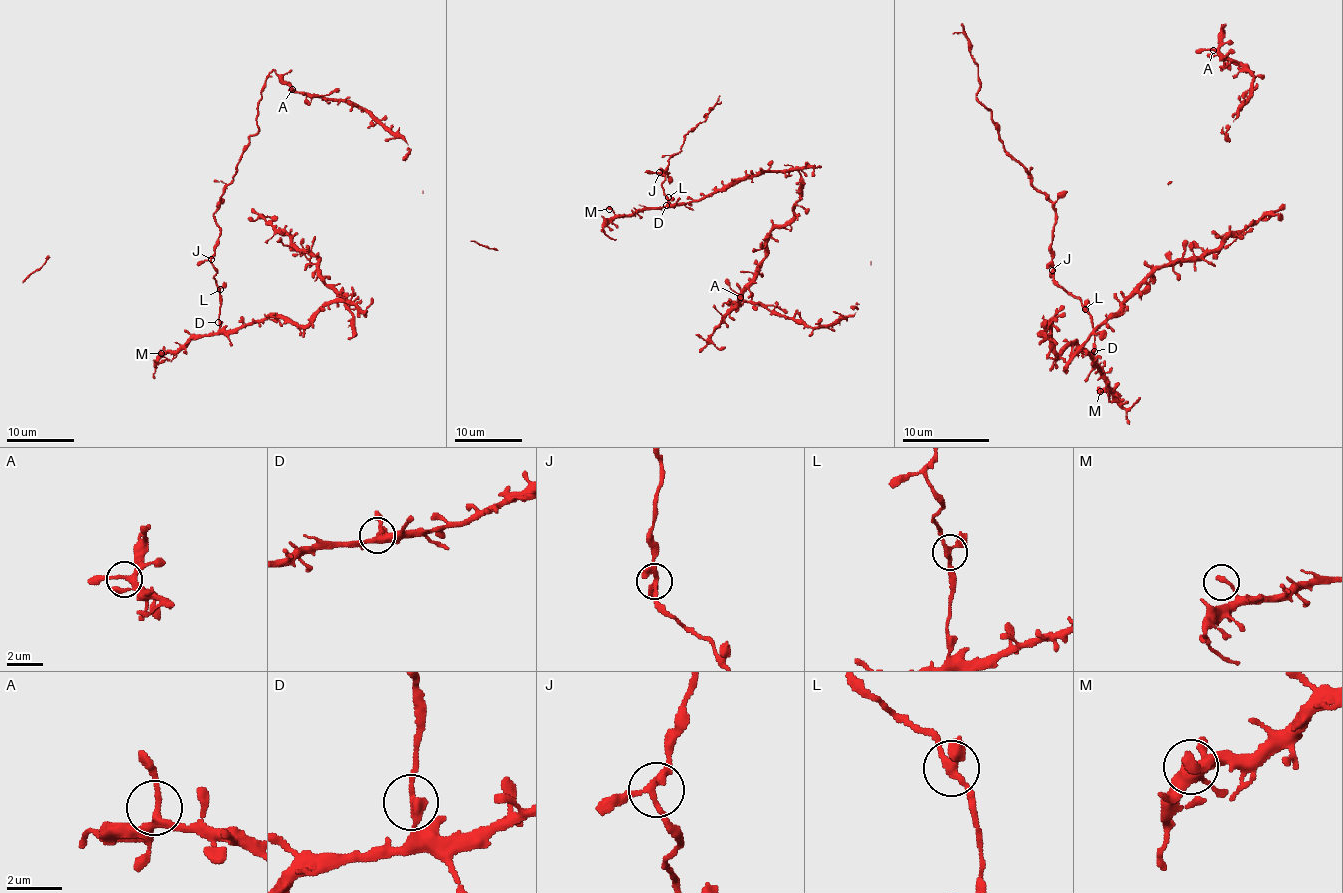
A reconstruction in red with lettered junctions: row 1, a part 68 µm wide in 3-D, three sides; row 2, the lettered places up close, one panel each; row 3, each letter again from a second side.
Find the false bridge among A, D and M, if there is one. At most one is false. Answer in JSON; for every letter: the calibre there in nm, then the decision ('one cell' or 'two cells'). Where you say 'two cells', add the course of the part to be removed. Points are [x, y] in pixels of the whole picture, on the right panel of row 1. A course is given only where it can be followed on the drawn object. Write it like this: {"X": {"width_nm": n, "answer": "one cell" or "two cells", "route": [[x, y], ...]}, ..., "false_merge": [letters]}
{"A": {"width_nm": 240, "answer": "one cell"}, "D": {"width_nm": 280, "answer": "two cells", "route": [[1094, 350], [1089, 311], [1054, 278], [1057, 209], [1004, 148], [998, 126], [978, 100], [978, 63], [961, 24]]}, "M": {"width_nm": 360, "answer": "one cell"}, "false_merge": ["D"]}

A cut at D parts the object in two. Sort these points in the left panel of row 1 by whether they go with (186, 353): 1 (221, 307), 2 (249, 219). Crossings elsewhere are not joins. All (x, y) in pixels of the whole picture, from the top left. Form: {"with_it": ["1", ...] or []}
{"with_it": ["2"]}

